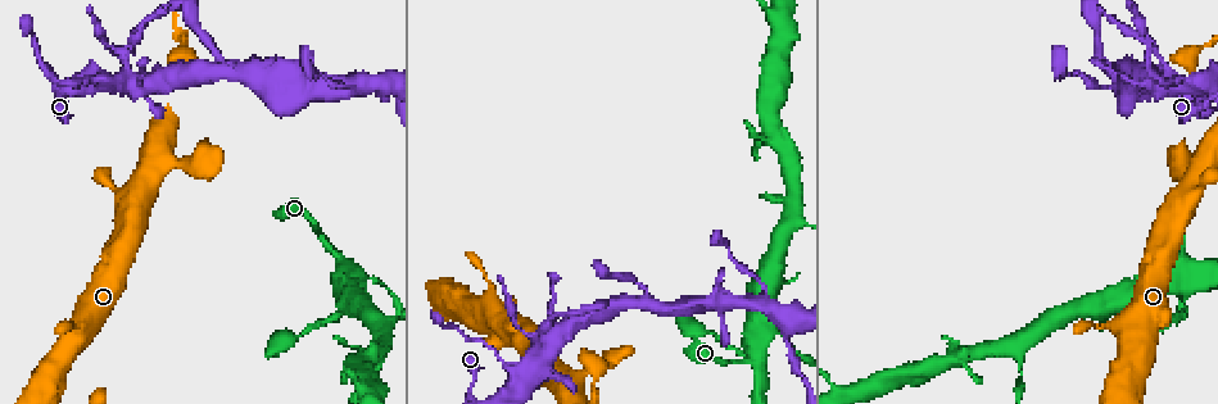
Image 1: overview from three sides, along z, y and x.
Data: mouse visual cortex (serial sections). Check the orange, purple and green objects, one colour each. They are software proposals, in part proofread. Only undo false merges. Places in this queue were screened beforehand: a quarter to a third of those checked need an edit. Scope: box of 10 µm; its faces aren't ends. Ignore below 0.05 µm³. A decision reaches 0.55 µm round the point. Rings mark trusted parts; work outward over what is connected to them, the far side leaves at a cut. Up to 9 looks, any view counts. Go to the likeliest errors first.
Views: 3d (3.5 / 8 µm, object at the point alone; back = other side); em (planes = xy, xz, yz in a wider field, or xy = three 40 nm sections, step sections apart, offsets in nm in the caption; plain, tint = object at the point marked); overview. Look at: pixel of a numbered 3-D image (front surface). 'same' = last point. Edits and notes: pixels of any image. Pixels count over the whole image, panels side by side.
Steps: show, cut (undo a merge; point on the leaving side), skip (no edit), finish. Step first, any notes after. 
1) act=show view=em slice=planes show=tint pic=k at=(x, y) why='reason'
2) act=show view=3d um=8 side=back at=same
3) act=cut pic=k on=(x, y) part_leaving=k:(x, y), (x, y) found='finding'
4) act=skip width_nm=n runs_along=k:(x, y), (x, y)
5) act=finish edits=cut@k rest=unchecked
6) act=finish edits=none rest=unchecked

act=show view=3d um=3.5 side=back pic=1 at=(1157, 56) why='branch point'

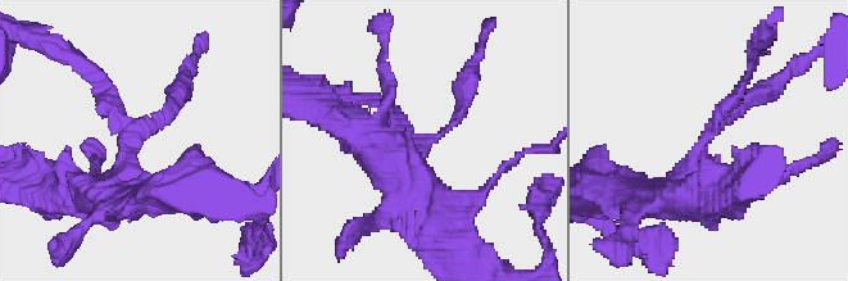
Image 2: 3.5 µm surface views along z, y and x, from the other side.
act=show view=em slice=planes show=tint pic=2 at=(131, 136) why='now the EM'

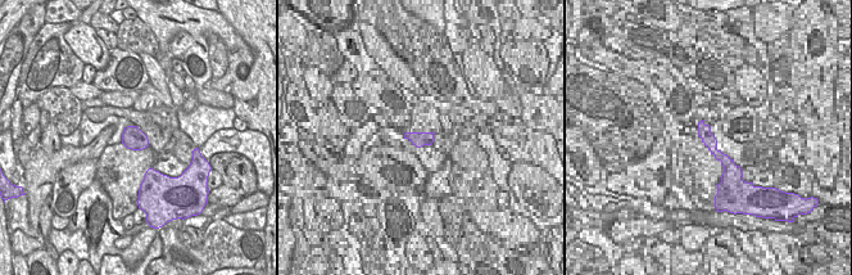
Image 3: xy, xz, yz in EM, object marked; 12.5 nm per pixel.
act=skip runs_along=2:(672, 196), (752, 67) found='one cell here'

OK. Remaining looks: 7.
act=show view=em slice=xy step=5 show=tint pic=1 at=(1184, 306) why='narrows sharply'

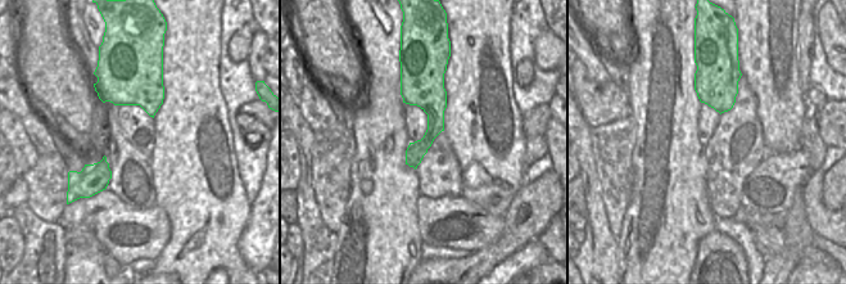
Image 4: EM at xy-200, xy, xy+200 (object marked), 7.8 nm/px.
act=show view=3d um=3.5 at=same

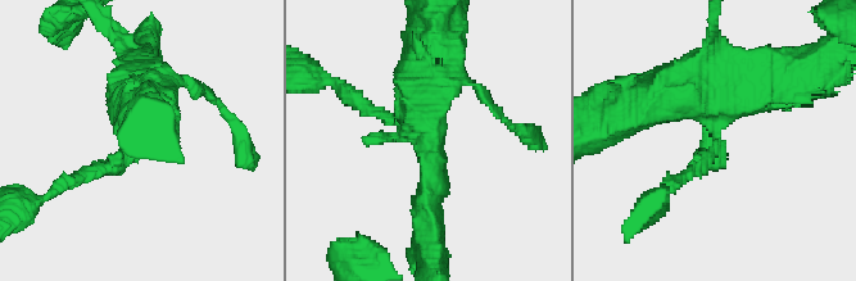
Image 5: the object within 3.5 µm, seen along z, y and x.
act=skip arm_widths_nm=150,500 runs_along=5:(140, 73), (144, 140), (72, 180) found='all the same cell'

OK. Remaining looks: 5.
act=show view=3d um=8 pic=1 at=(644, 304) why='thick turns thin'

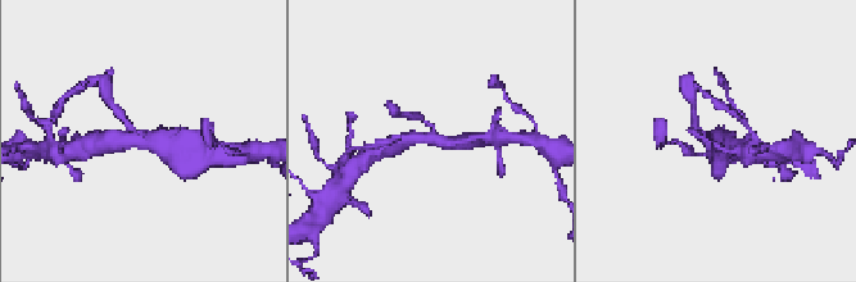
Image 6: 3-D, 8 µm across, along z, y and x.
act=show view=em slice=planes show=tint at=same why='now the EM'

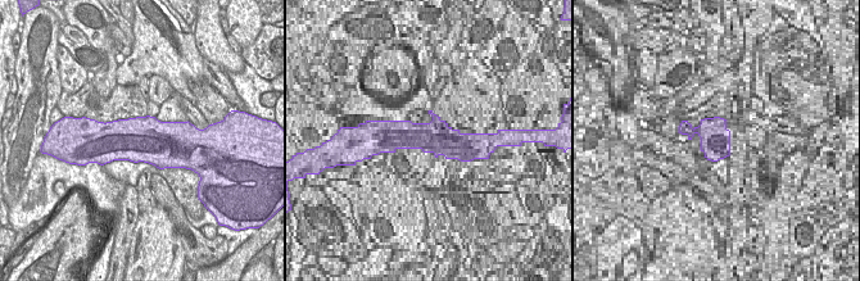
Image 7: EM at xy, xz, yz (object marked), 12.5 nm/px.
act=skip width_nm=600 runs_along=6:(108, 144), (152, 139), (177, 154) found='continuous, no second cell'

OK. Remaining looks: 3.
act=show view=3d um=3.5 pic=1 at=(1018, 372)

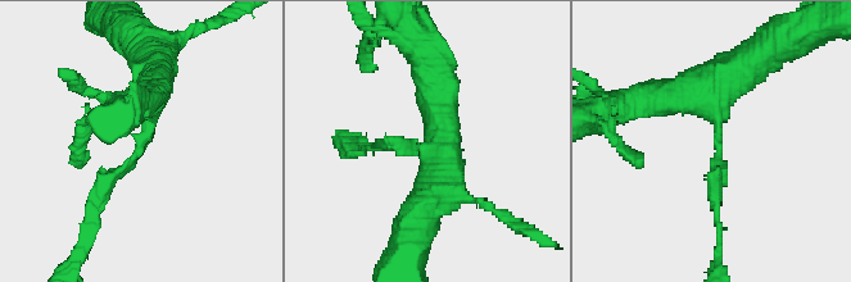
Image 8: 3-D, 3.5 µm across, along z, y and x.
act=show view=em slice=planes show=tint pic=8 at=(139, 145)

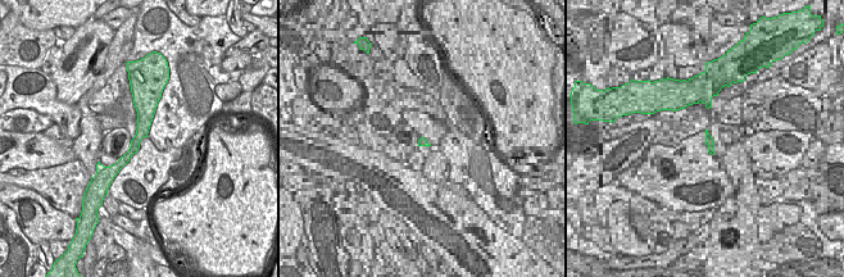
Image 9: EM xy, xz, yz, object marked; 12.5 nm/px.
act=show view=em slice=xy step=2 show=tint at=same why='cut it another way'

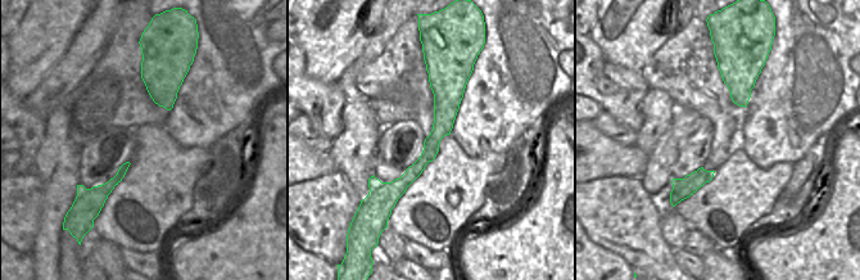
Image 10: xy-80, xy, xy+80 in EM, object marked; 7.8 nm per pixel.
act=skip runs_along=8:(154, 73), (146, 137), (87, 204) found='one cell here'

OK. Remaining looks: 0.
act=finish edits=none rest=unchecked

